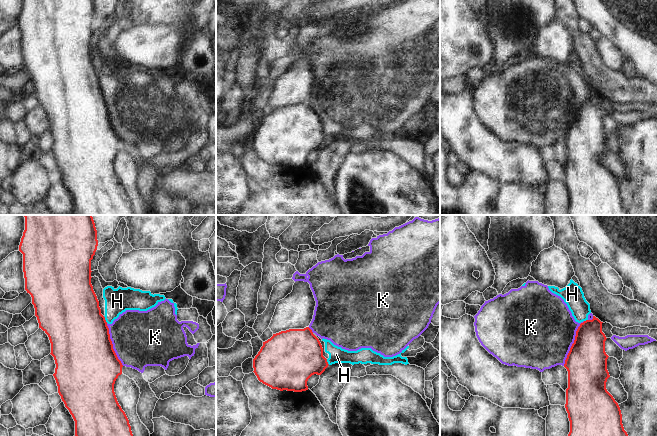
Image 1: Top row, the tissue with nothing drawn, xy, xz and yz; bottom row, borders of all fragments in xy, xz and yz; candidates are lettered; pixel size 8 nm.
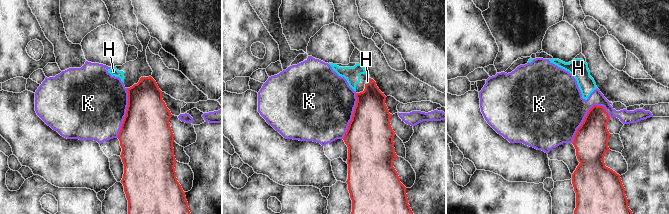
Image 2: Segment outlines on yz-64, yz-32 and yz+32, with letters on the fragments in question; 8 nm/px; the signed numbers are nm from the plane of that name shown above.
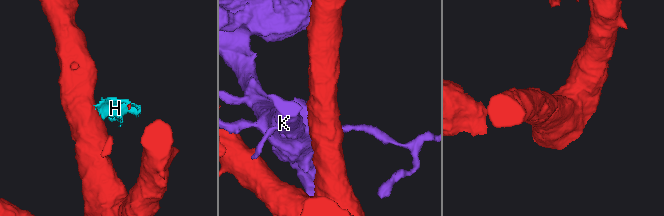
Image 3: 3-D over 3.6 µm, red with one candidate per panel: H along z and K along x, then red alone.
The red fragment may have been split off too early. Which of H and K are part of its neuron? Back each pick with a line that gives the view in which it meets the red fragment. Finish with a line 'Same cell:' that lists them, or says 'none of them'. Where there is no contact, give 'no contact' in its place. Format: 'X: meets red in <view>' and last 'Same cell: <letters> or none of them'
Same cell: none of them

